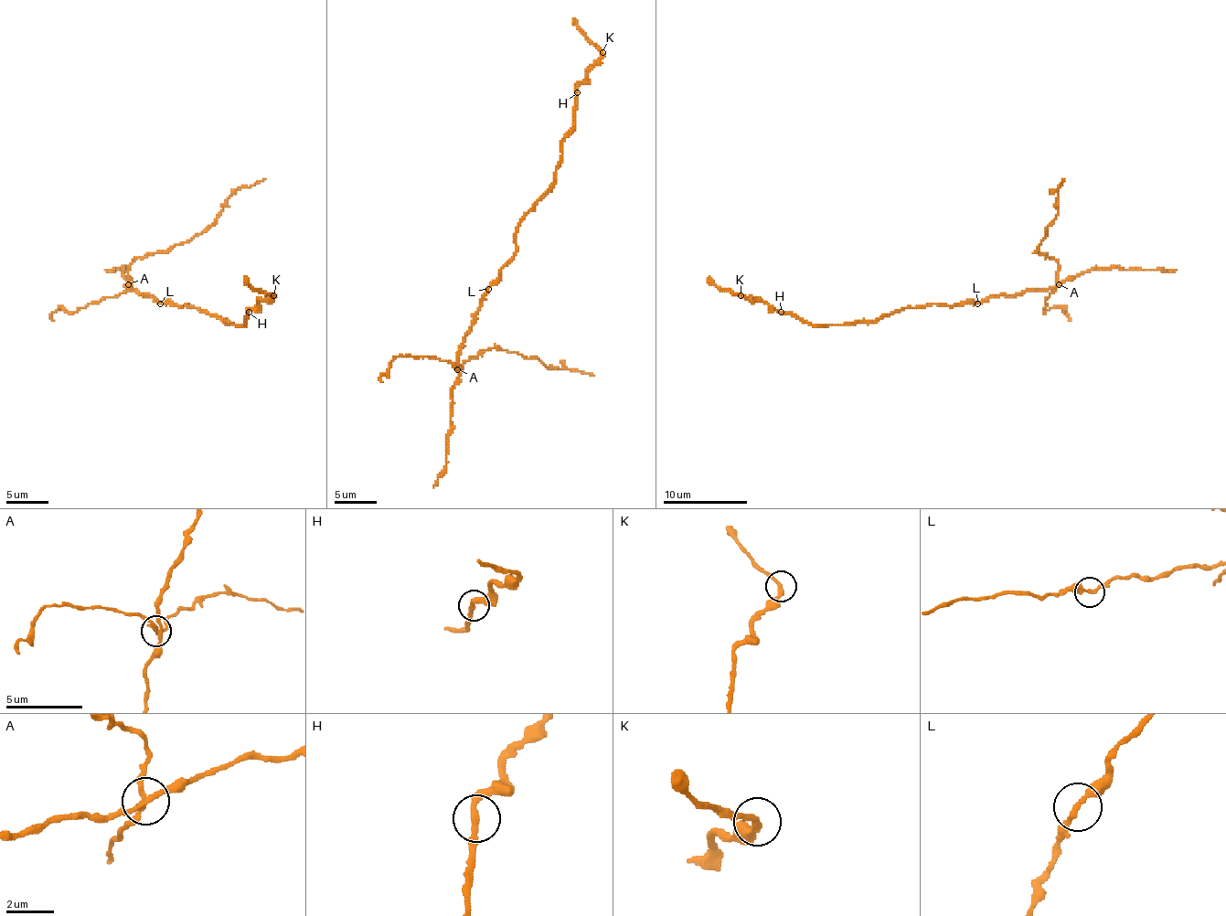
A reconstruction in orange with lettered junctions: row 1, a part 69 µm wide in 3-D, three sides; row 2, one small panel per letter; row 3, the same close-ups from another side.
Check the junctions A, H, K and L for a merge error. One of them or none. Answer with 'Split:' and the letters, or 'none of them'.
Split: A

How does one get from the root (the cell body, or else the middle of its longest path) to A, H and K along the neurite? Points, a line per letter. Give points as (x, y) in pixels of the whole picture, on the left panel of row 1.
A: (170, 303), (160, 303), (149, 295), (141, 295), (128, 284)
H: (170, 303), (187, 303), (189, 308), (215, 314), (221, 320), (233, 324), (244, 324), (249, 312)
K: (170, 303), (187, 303), (221, 320), (244, 324), (246, 314), (259, 302), (267, 302), (273, 295)

